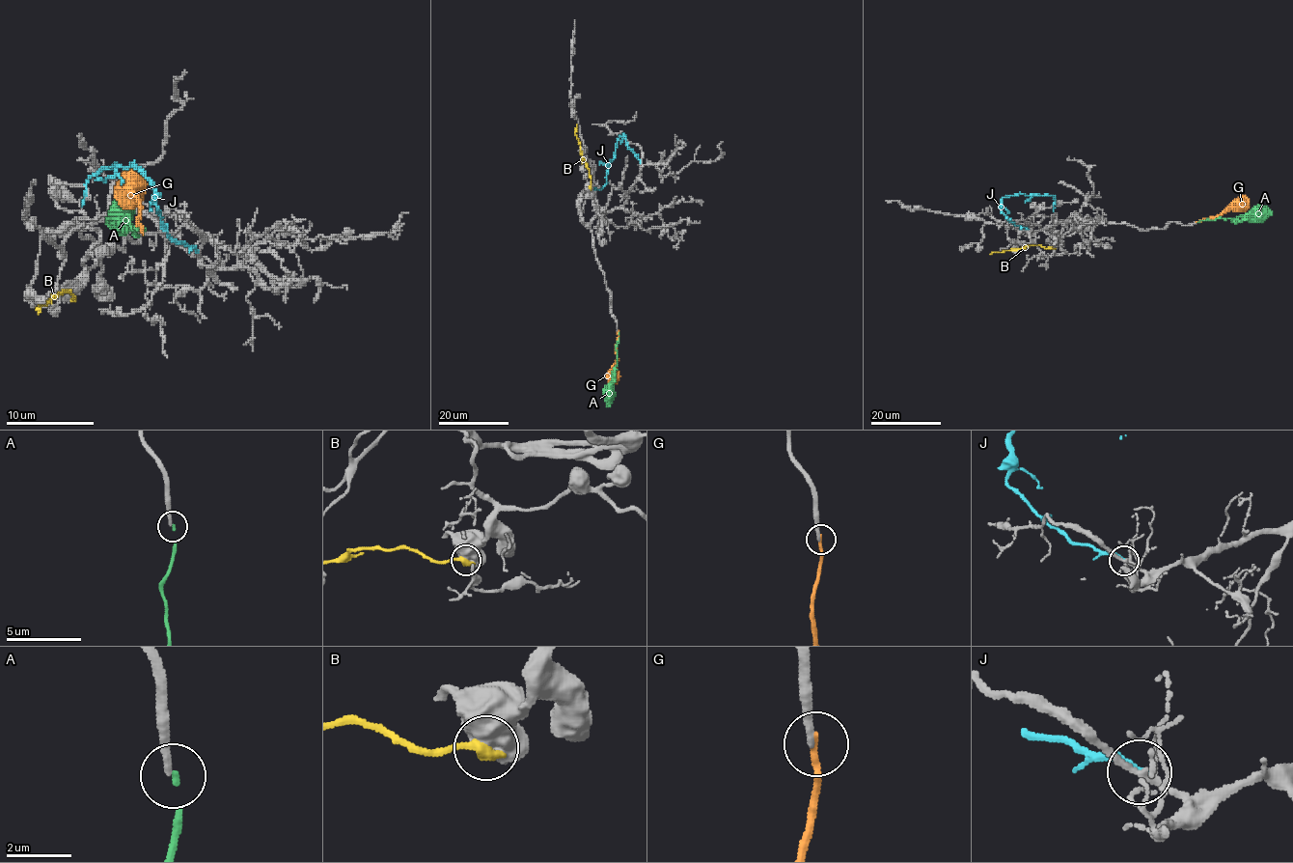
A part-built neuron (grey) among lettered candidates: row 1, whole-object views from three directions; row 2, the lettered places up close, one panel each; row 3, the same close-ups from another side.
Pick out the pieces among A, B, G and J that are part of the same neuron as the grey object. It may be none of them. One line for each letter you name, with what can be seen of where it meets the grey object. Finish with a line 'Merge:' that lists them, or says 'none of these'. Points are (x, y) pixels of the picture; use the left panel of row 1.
G: Touches grey at (143, 233)
Merge: G

